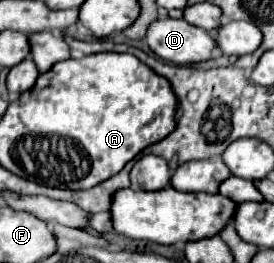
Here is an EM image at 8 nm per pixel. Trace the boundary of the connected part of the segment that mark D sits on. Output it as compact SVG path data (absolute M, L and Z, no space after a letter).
M155 19L145 35L149 49L167 63L193 65L207 61L215 49L213 37L185 19Z

